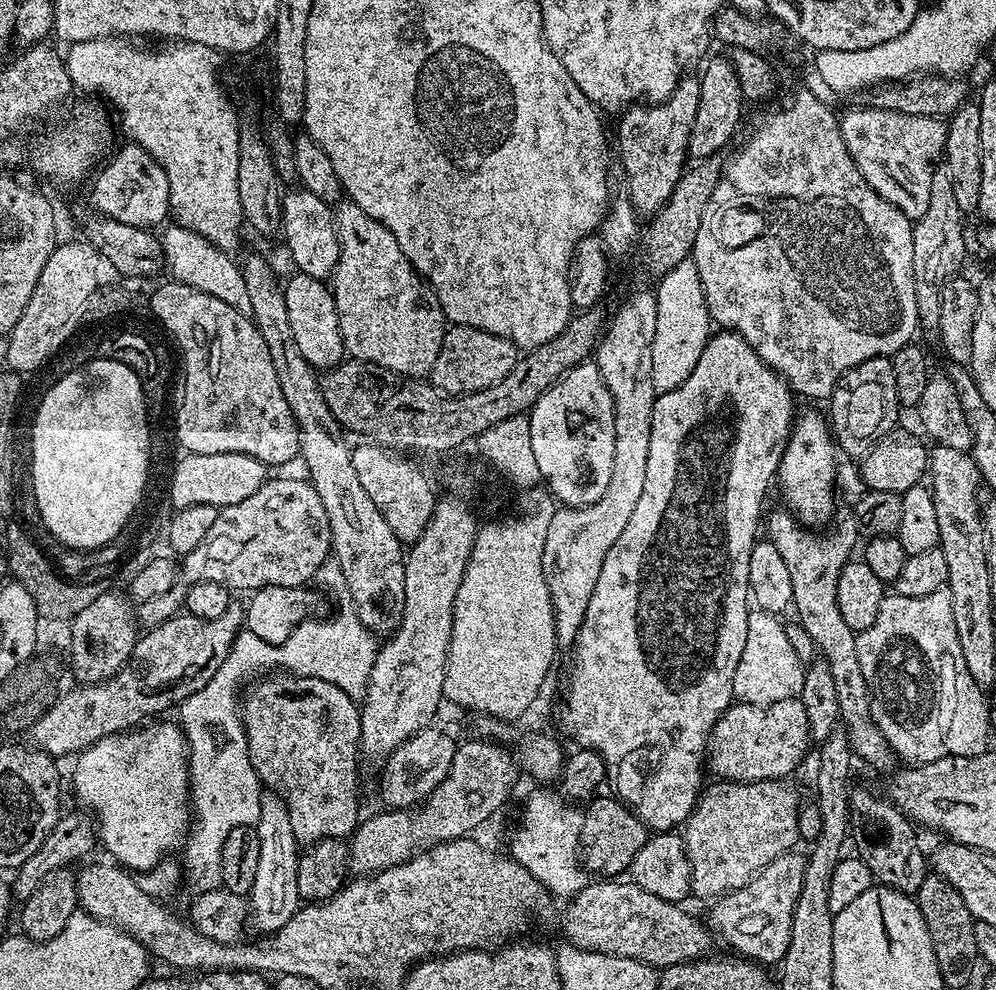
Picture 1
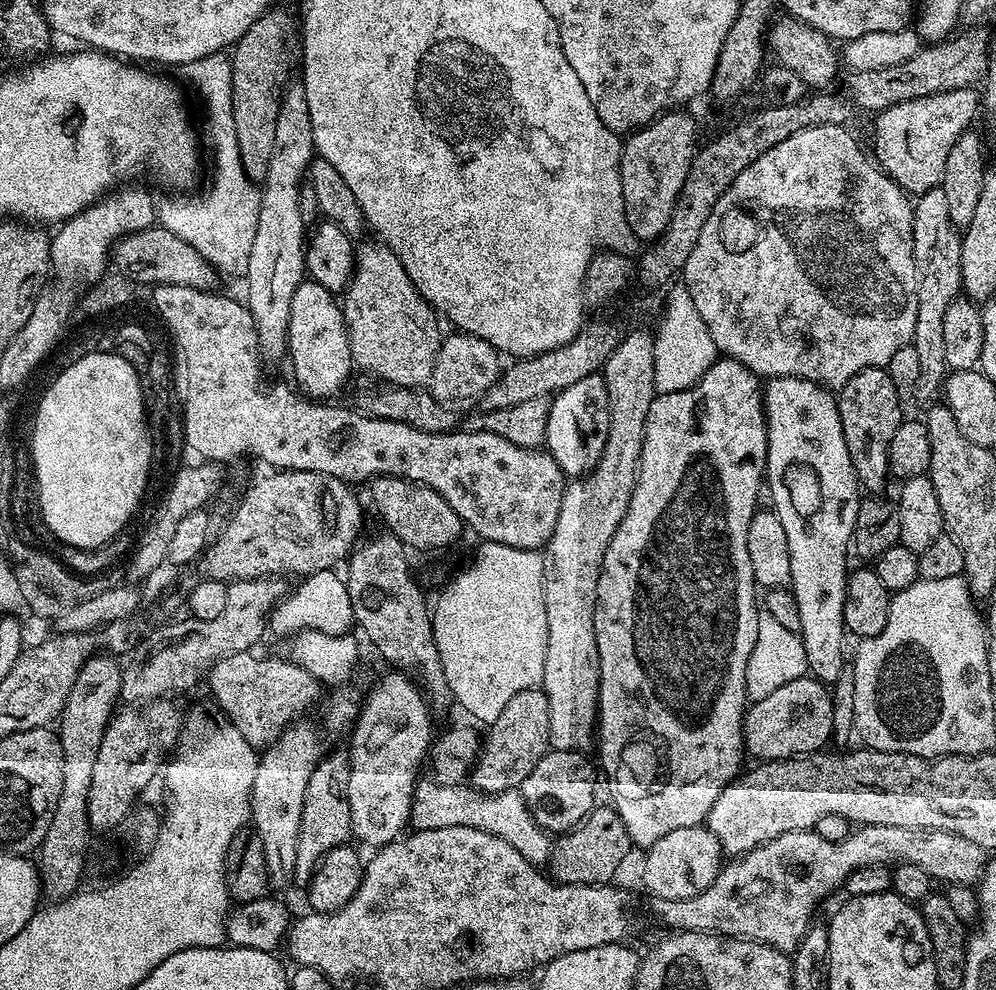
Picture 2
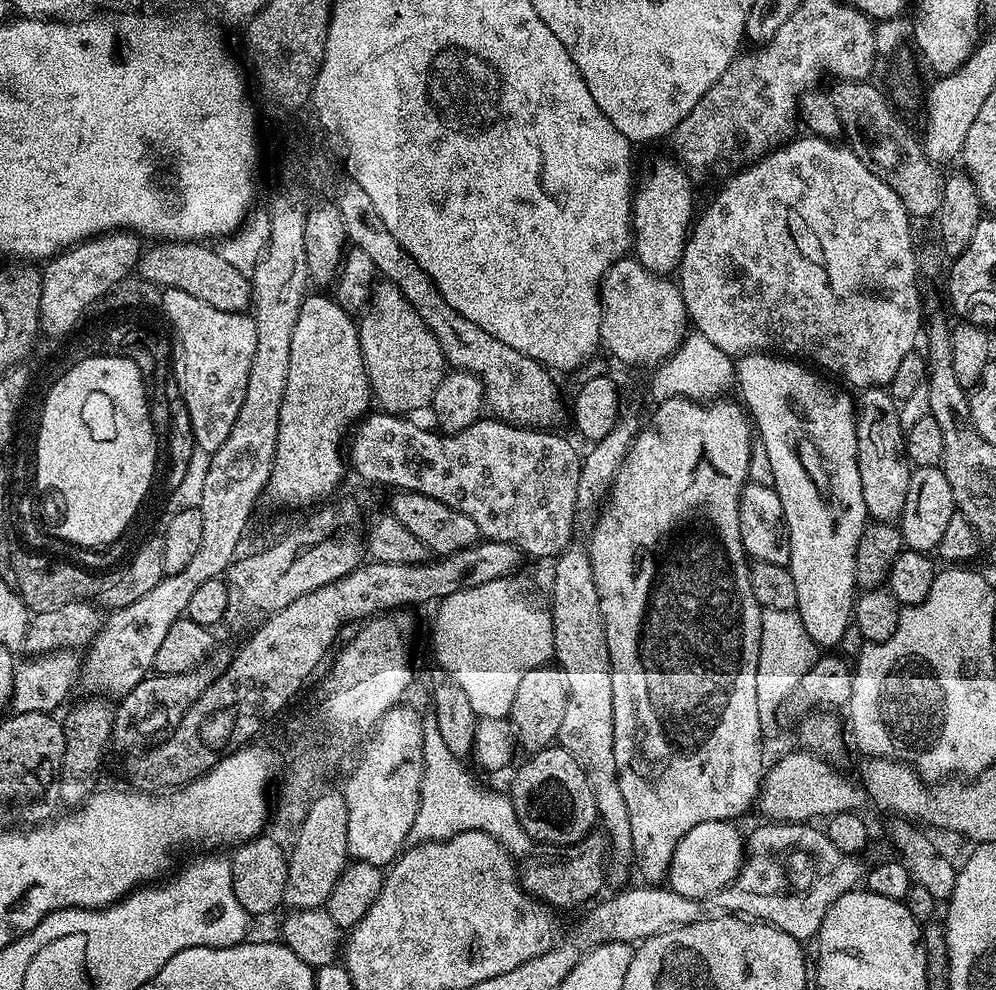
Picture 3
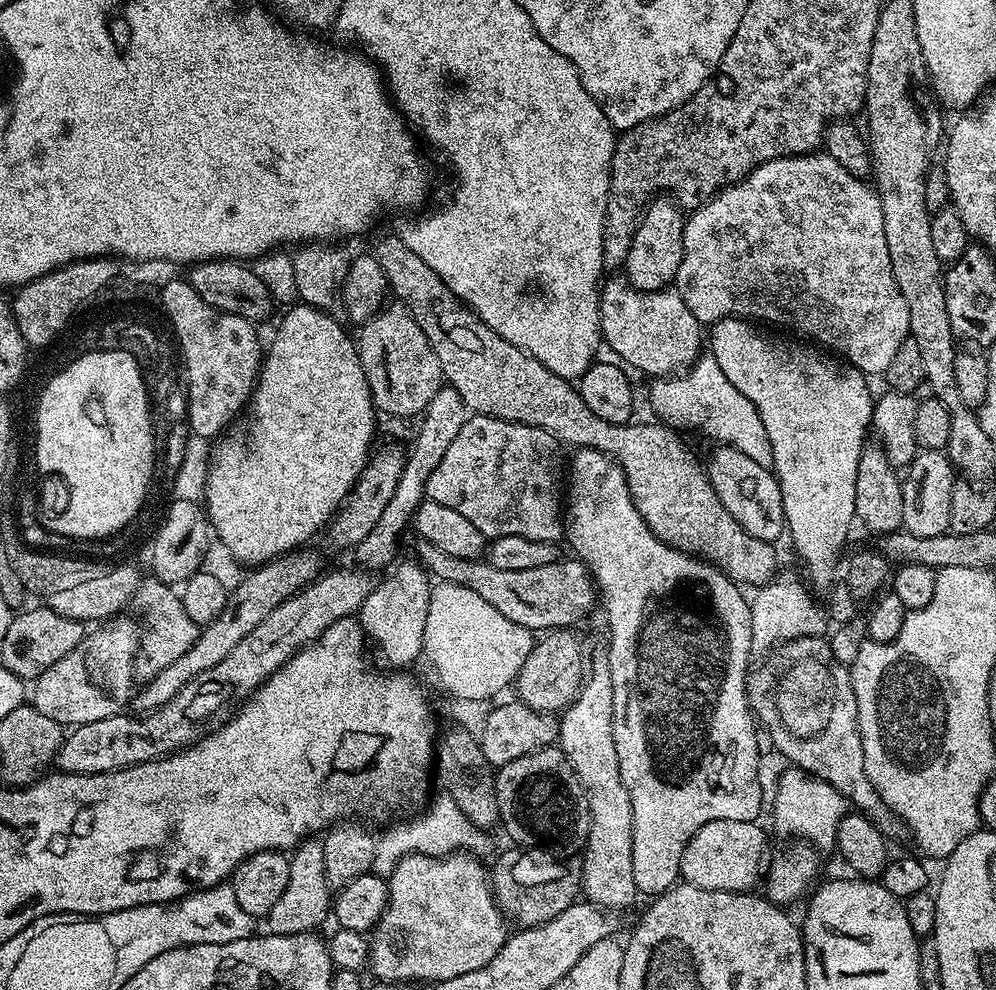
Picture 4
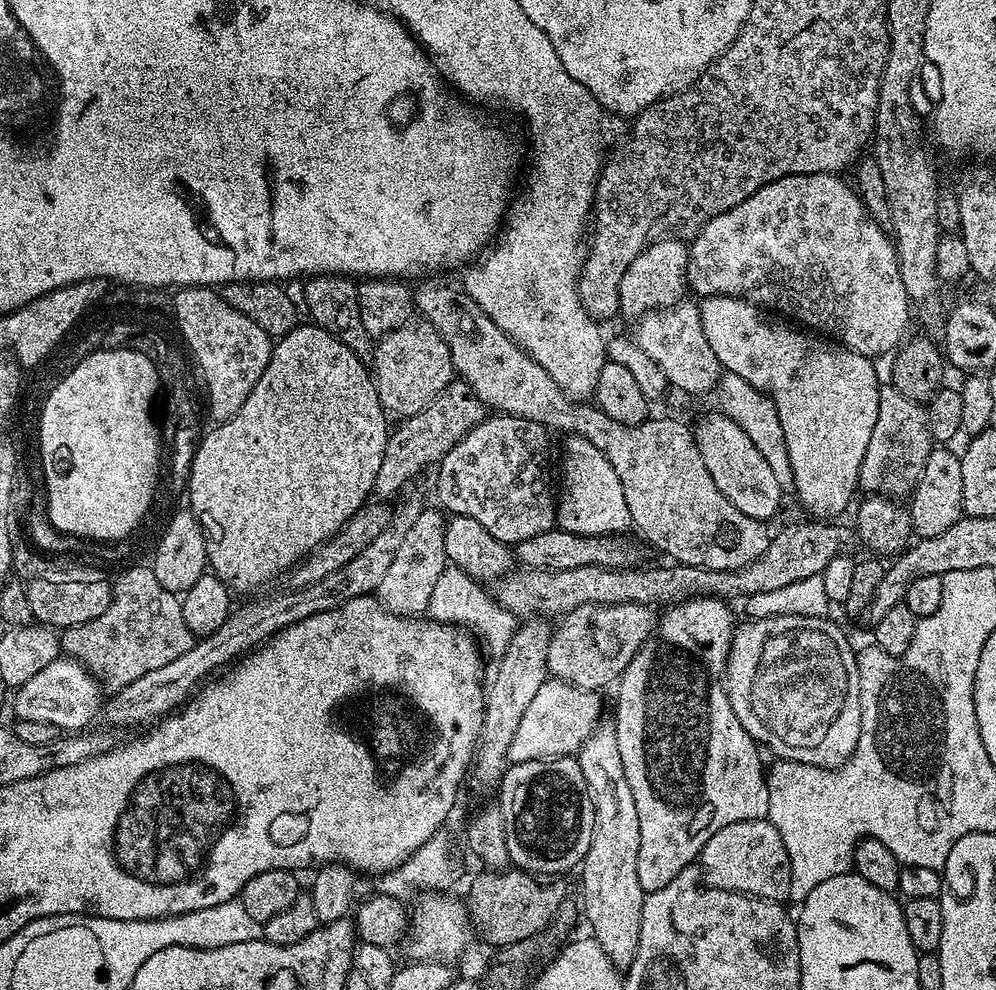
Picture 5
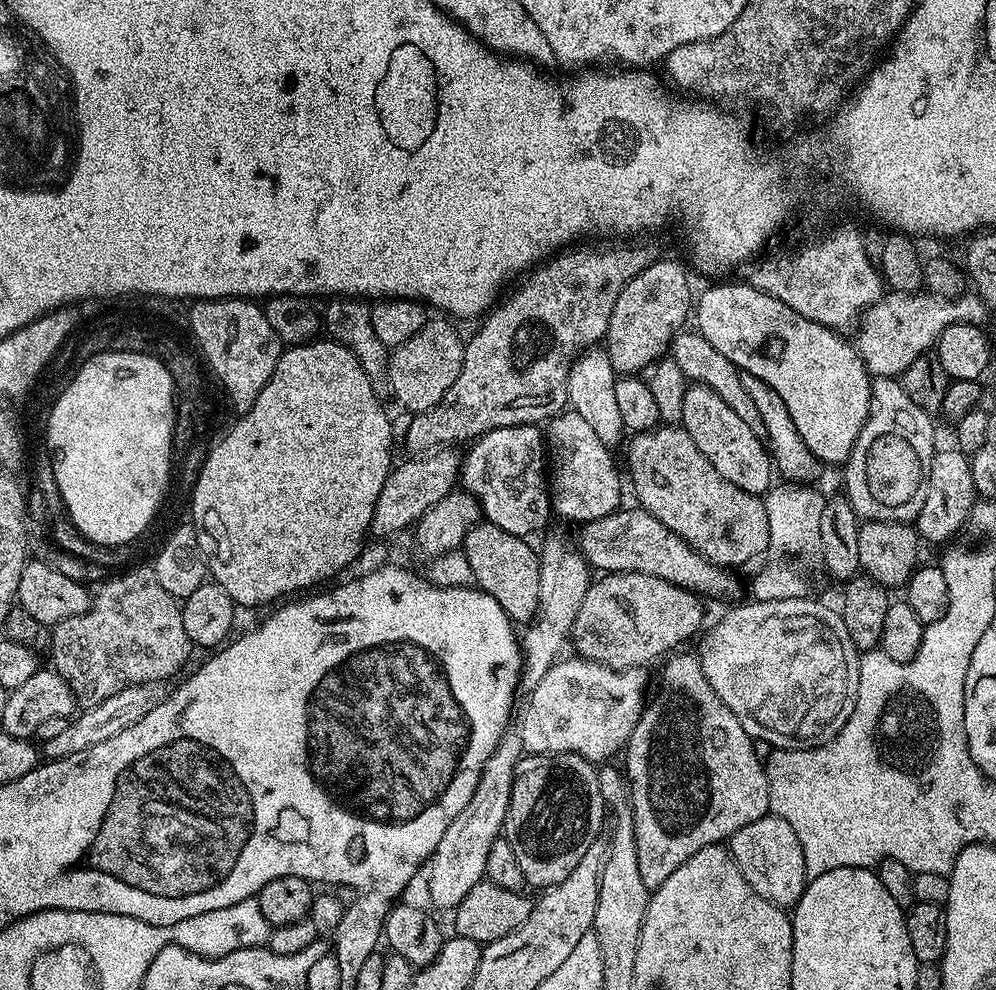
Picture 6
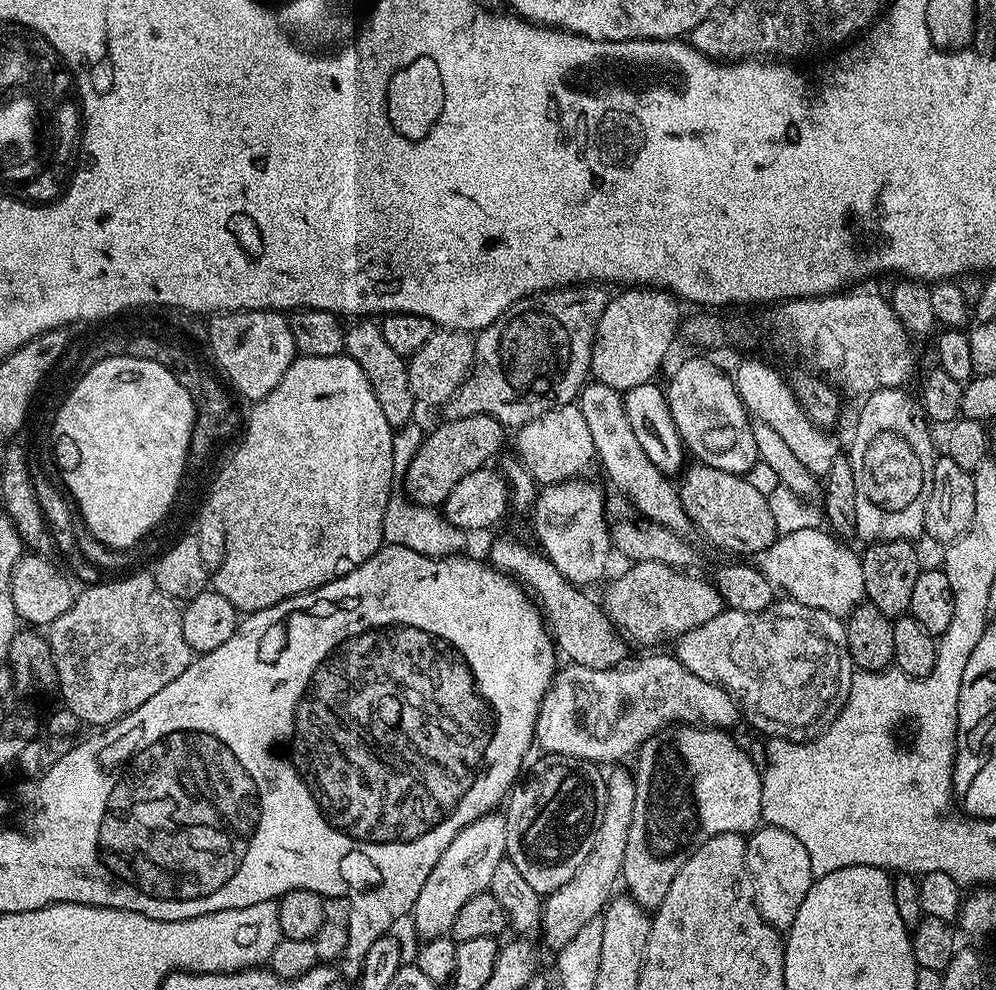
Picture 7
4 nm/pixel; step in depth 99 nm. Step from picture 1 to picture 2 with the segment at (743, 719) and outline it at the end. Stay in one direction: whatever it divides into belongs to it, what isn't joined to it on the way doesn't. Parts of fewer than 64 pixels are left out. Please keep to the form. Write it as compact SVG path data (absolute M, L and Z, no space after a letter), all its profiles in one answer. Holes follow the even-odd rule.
M811 674L797 675L796 679L786 682L786 686L778 686L766 698L749 703L744 714L744 747L749 757L757 756L760 762L770 760L791 760L794 756L806 756L819 752L824 743L832 740L834 726L834 706L832 694L826 685Z

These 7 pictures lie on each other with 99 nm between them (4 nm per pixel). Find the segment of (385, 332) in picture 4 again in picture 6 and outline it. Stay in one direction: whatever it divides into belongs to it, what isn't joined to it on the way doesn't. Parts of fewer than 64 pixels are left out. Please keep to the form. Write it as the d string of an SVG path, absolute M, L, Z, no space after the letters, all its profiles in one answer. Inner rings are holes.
M429 318L426 326L414 334L402 346L391 349L388 357L387 387L392 387L396 400L401 409L412 413L430 410L454 386L458 374L464 369L465 341L447 324L447 319L436 320Z

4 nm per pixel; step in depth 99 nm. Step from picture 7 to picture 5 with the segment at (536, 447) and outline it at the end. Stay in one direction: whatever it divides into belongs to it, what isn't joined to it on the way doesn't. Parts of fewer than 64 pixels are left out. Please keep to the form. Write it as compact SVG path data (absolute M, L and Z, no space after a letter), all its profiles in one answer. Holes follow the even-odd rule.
M565 435L564 440L564 485L559 485L556 503L555 527L564 532L579 536L615 536L629 531L632 519L630 510L626 510L626 494L622 494L622 482L614 474L614 466L606 462L602 450L582 436Z

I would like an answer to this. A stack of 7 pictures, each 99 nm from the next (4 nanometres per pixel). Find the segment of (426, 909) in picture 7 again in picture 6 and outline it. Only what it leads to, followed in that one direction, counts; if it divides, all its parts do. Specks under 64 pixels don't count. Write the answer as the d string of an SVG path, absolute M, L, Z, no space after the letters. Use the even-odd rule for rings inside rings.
M516 730L505 731L494 754L486 762L482 770L482 778L474 790L474 798L466 802L466 810L450 822L446 834L442 834L442 842L432 851L432 858L427 865L428 896L440 908L454 910L474 890L474 886L485 879L486 854L490 854L490 846L501 839L504 831L506 810L510 806L512 783L516 777L516 766L522 759L520 733Z

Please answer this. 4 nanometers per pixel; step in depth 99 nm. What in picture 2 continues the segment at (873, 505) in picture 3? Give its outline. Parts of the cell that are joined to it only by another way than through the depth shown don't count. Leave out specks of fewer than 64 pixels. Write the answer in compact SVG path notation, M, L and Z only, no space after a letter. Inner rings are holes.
M867 368L854 374L850 382L839 388L838 403L842 434L846 438L846 450L850 450L850 462L856 471L856 479L865 493L883 493L883 488L887 486L888 480L890 481L890 438L894 438L894 430L898 430L902 423L902 401L894 390L894 382L890 382L888 369Z

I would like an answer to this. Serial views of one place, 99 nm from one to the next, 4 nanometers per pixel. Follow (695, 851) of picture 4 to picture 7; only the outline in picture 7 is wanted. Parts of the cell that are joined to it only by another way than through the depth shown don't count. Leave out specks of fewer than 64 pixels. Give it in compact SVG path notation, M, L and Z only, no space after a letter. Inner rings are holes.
M757 827L746 840L746 866L756 891L756 905L762 918L777 930L787 930L798 915L814 879L806 846L781 828Z

